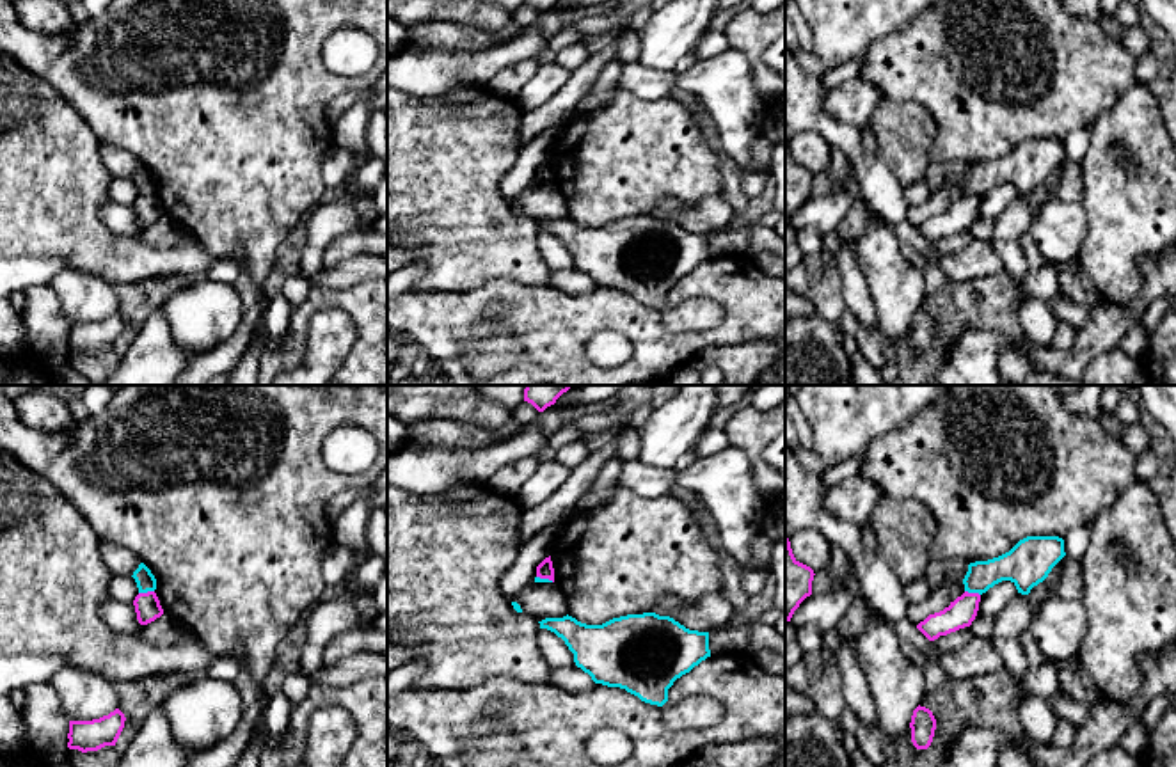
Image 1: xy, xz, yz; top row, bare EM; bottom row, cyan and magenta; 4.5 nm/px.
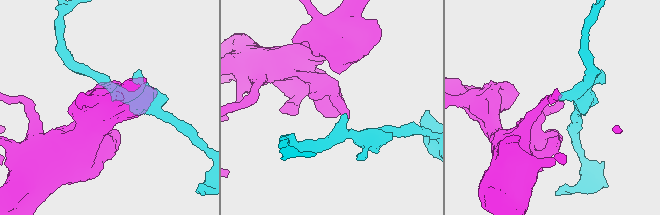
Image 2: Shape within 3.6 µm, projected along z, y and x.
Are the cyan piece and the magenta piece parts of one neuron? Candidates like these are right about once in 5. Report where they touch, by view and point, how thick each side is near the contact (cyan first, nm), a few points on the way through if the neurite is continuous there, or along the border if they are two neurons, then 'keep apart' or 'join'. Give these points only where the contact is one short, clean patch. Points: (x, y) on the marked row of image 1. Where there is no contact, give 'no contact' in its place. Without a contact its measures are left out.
contact xy (146, 592); calibres 90 and 120 nm; keep apart

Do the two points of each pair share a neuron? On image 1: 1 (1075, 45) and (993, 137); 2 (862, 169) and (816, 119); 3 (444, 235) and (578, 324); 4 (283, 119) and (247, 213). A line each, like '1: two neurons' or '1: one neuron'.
1: one neuron
2: one neuron
3: two neurons
4: one neuron

